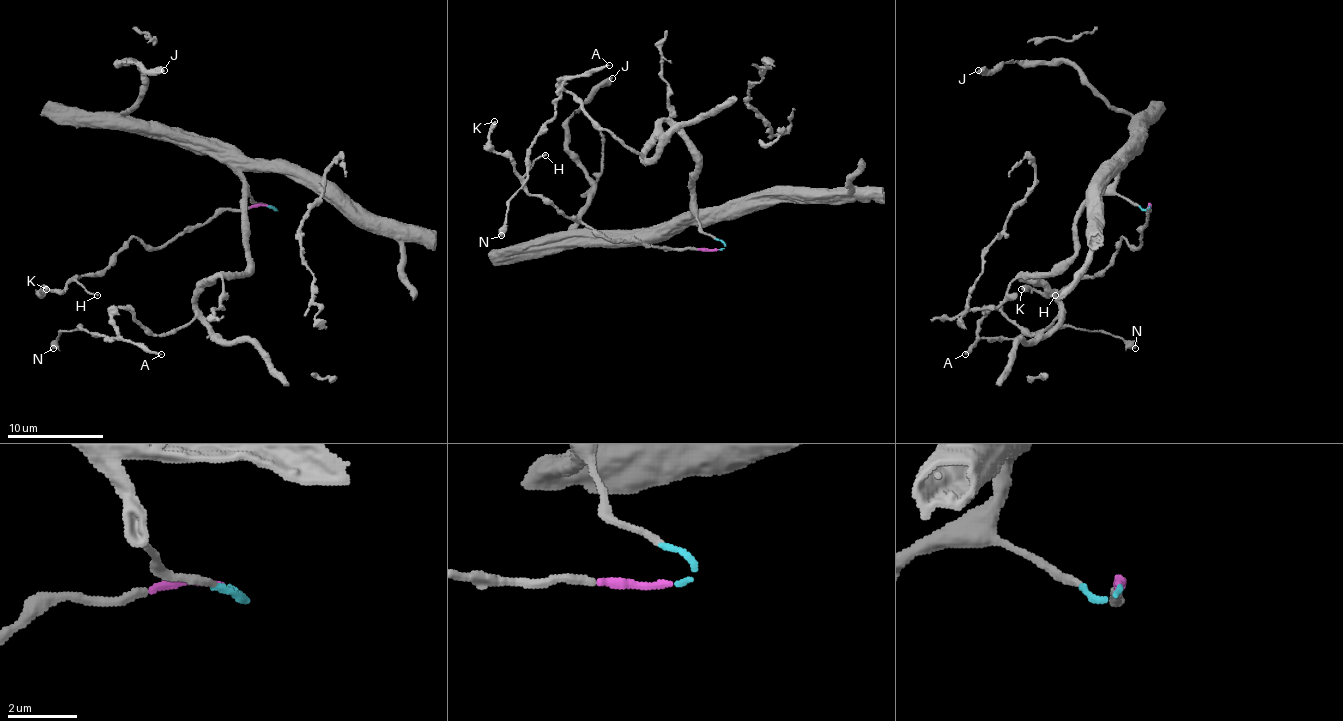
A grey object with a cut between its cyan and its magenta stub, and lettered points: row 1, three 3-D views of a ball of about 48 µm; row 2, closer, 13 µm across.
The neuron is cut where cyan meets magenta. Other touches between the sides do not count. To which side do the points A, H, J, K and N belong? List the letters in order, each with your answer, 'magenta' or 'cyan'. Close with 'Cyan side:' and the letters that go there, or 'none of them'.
A: cyan
H: magenta
J: cyan
K: magenta
N: cyan
Cyan side: A, J, N

